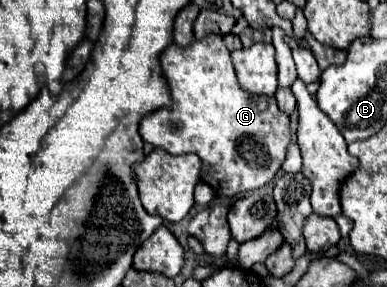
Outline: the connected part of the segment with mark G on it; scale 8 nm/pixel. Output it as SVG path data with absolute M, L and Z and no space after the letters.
M209 35L201 41L195 39L193 45L185 49L171 45L161 55L161 67L171 89L173 105L171 109L153 111L143 117L139 125L143 141L159 149L165 149L171 155L185 155L185 153L199 155L201 181L207 183L217 197L233 197L271 183L285 161L285 151L291 141L289 115L279 111L275 97L263 97L263 95L257 97L241 89L229 49L223 43L223 37Z

